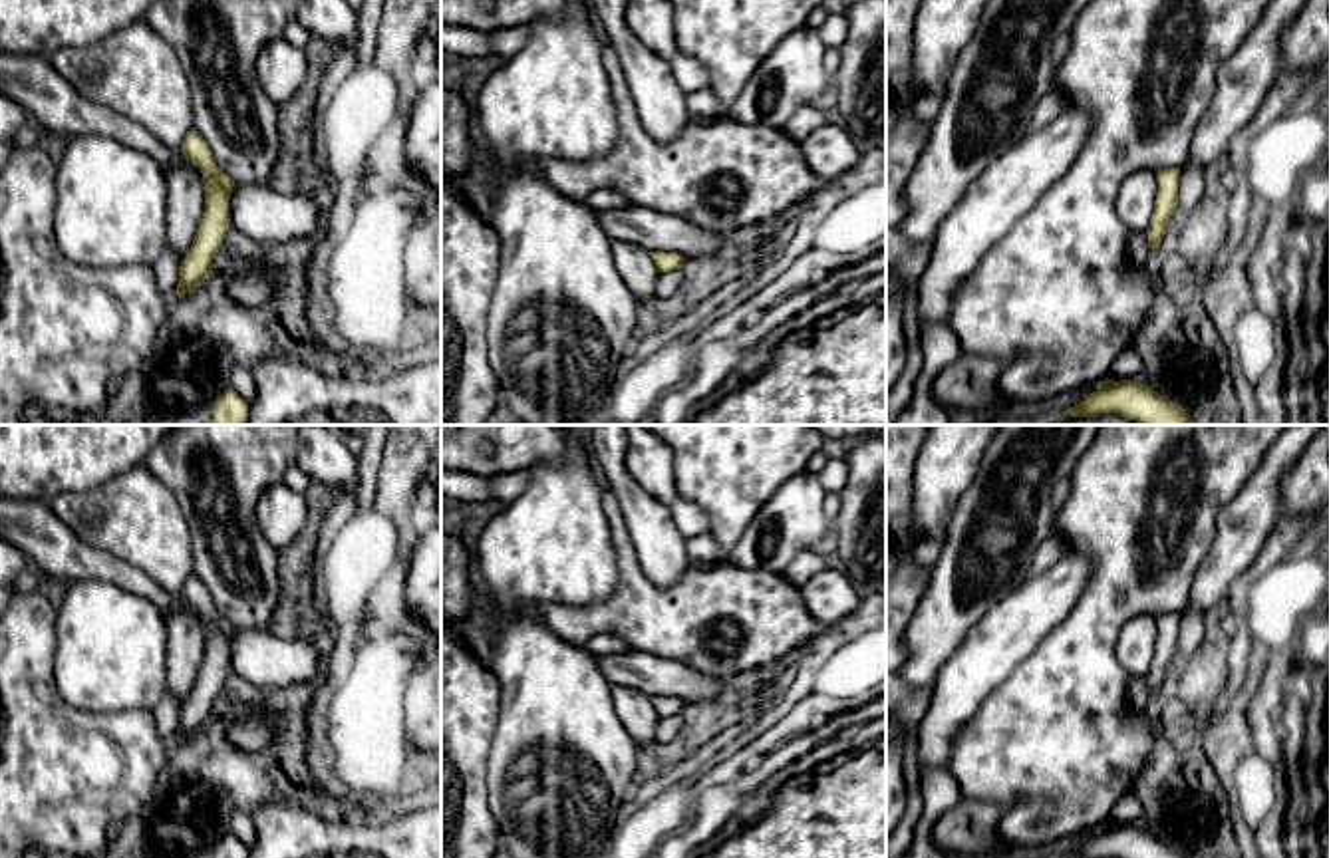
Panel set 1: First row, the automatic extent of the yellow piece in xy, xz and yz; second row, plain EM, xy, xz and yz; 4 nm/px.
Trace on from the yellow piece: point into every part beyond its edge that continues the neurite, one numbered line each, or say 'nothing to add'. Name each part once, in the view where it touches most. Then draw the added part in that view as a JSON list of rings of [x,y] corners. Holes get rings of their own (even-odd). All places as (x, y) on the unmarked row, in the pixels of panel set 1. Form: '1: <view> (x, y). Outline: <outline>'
nothing to add

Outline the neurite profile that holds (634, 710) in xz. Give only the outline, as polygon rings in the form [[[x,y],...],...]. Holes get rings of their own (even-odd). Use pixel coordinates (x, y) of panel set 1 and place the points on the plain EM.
[[[610,687],[614,711],[630,733],[638,749],[656,743],[656,725],[660,721],[650,697],[636,687]]]

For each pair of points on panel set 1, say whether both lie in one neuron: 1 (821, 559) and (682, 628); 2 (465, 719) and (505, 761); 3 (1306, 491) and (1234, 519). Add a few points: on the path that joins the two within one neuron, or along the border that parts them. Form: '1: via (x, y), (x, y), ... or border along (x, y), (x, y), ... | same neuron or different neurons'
1: border along (783, 572), (799, 588) | different neurons
2: border along (499, 702), (499, 721), (487, 753), (487, 793) | different neurons
3: border along (1298, 457), (1282, 477), (1278, 513) | different neurons

